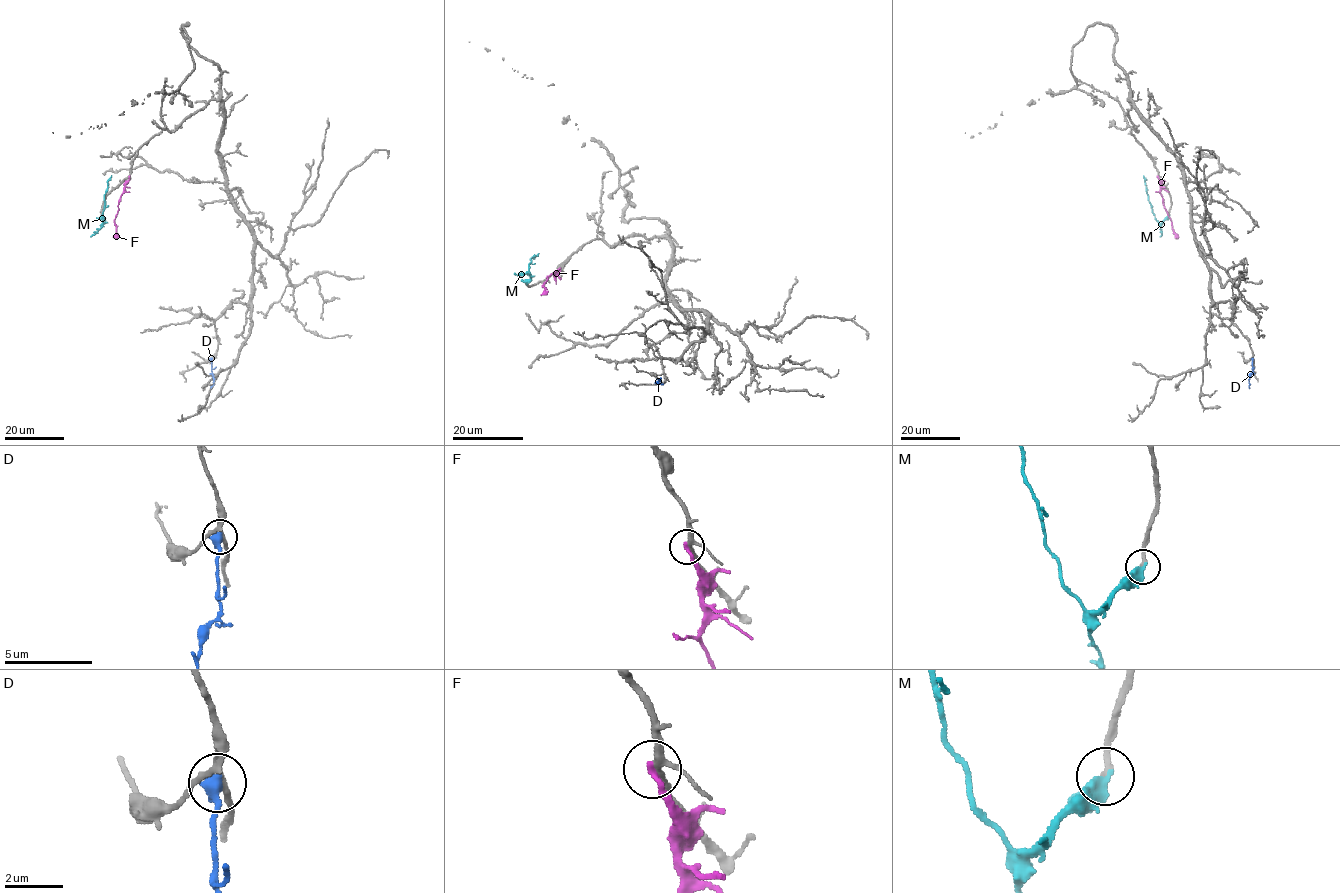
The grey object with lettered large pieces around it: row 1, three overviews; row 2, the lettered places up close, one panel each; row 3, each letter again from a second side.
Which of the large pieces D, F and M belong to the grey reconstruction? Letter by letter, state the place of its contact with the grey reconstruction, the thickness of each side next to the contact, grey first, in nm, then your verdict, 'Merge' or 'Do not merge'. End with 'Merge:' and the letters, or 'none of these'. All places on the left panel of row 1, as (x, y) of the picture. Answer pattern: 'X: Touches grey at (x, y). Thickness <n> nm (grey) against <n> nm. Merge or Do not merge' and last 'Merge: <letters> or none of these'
D: Touches grey at (211, 358). Thickness 180 nm (grey) against 480 nm. Do not merge
F: Touches grey at (129, 176). Thickness 240 nm (grey) against 240 nm. Do not merge
M: Touches grey at (101, 216). Thickness 200 nm (grey) against 550 nm. Merge
Merge: M

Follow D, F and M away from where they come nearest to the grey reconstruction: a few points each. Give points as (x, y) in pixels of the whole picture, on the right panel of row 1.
D: (1252, 358), (1249, 388)
F: (1158, 176), (1164, 208), (1172, 231), (1178, 237)
M: (1169, 216), (1161, 223), (1155, 217), (1143, 175)

